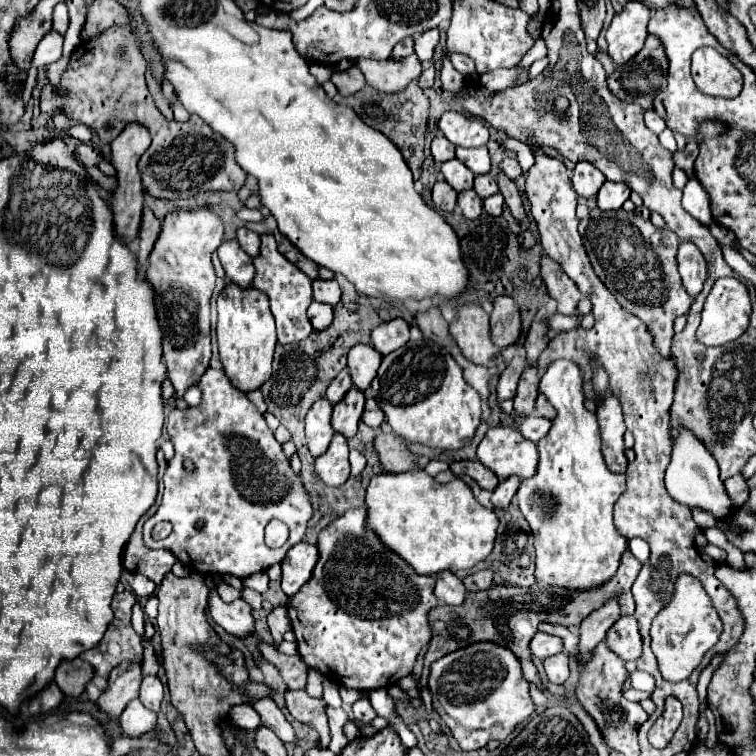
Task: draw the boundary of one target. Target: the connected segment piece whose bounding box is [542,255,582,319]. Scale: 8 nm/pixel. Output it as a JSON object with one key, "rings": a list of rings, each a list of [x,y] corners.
{"rings":[[[546,255],[542,257],[542,279],[544,279],[546,287],[548,287],[550,297],[554,297],[558,301],[558,313],[574,315],[574,317],[580,319],[578,301],[580,301],[582,293],[570,281],[570,277],[558,267],[558,263],[554,263]]]}

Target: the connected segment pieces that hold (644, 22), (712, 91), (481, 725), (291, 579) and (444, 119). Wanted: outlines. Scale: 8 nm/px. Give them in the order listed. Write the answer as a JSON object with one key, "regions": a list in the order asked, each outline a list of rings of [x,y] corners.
{"regions":[[[[640,1],[626,3],[626,7],[614,15],[606,31],[606,41],[608,55],[616,65],[626,63],[644,47],[648,37],[648,21],[650,9]]],[[[712,47],[694,51],[692,79],[702,93],[712,97],[736,97],[740,93],[740,71]]],[[[490,641],[472,643],[444,655],[432,663],[428,675],[432,705],[462,751],[482,749],[492,739],[504,741],[516,725],[526,721],[536,709],[528,689],[530,683],[522,675],[520,659],[510,649]]],[[[306,541],[294,545],[282,561],[282,589],[288,597],[296,595],[298,589],[310,579],[312,569],[318,561],[318,547]]],[[[446,111],[438,121],[438,129],[456,147],[475,148],[488,143],[488,129],[458,111]]]]}

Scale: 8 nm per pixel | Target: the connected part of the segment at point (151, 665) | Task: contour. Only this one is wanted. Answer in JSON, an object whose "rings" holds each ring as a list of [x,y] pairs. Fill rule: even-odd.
{"rings":[[[144,641],[144,661],[142,661],[142,675],[156,675],[160,669],[158,659],[154,655],[154,647],[150,645],[150,641]]]}

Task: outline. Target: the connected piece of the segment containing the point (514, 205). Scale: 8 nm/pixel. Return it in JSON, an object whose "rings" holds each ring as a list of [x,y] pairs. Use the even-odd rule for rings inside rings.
{"rings":[[[500,173],[500,177],[498,177],[498,187],[500,187],[500,193],[504,195],[504,201],[506,201],[508,209],[512,211],[514,219],[520,221],[520,223],[526,223],[528,217],[526,217],[526,211],[524,211],[524,205],[522,205],[522,199],[520,199],[520,191],[518,191],[516,183],[510,181],[506,175]]]}

